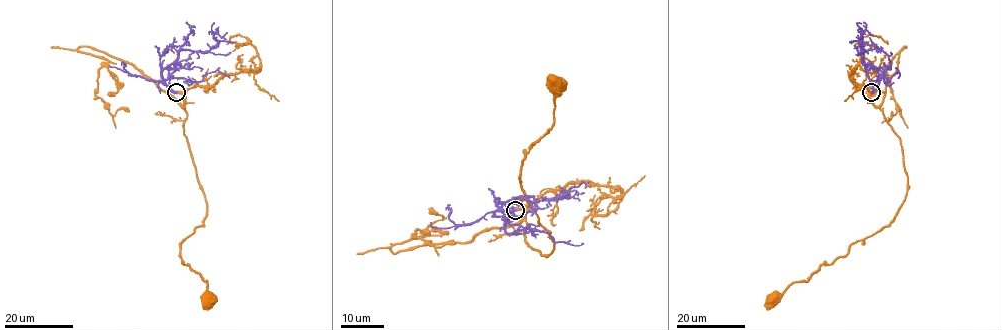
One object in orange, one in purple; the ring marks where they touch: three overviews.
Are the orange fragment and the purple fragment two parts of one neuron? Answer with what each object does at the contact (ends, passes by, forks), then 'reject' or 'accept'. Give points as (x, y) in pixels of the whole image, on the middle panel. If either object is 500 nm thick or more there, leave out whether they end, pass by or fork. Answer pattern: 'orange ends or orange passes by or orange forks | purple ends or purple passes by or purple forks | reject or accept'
orange ends | purple ends | accept

